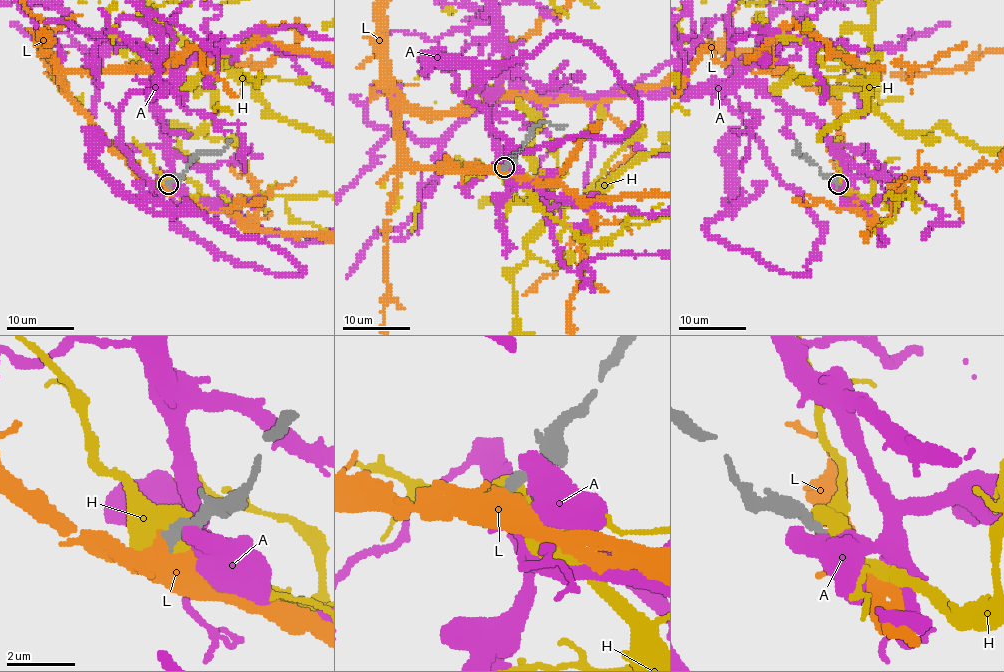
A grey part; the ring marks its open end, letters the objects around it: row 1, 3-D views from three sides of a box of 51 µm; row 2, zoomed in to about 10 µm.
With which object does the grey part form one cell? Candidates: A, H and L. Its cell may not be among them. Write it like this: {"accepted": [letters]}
{"accepted": ["L"]}

